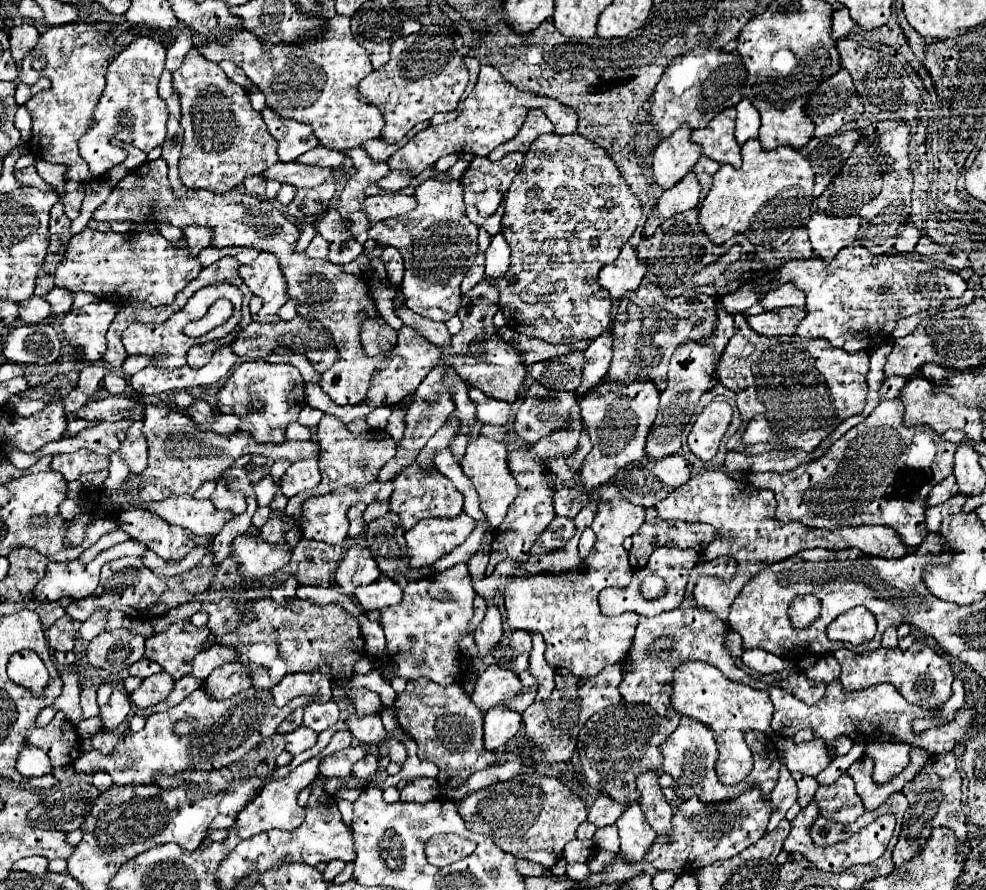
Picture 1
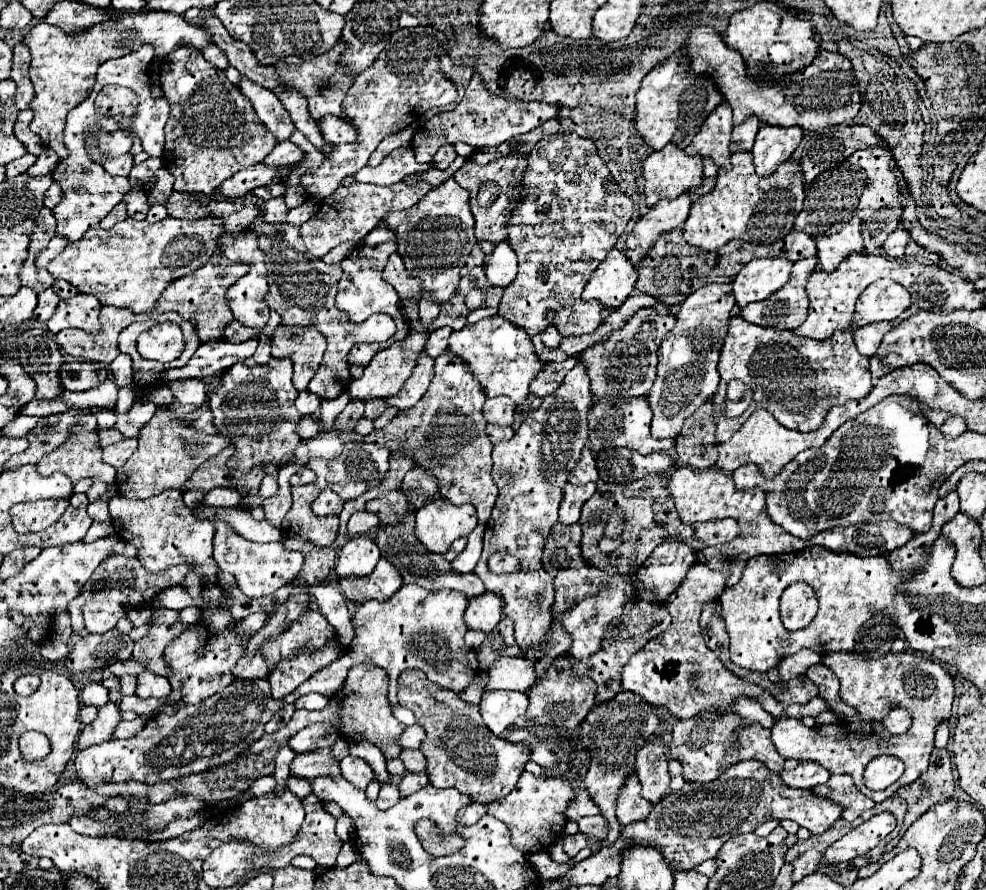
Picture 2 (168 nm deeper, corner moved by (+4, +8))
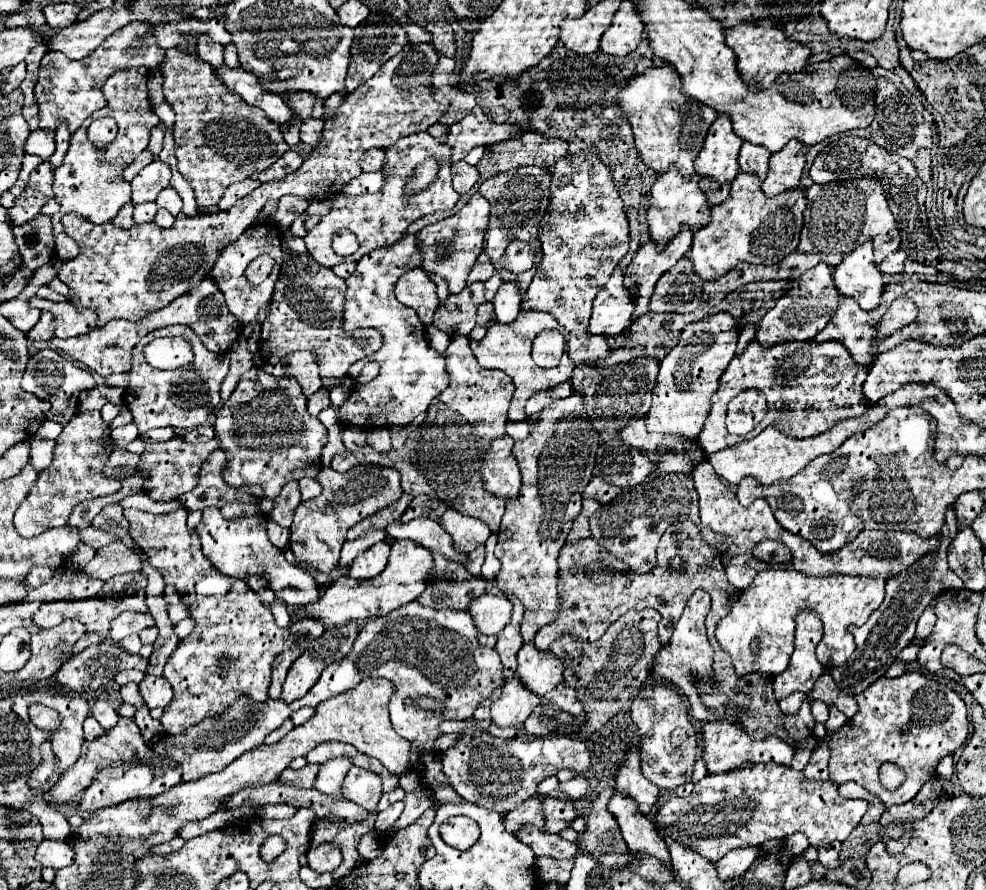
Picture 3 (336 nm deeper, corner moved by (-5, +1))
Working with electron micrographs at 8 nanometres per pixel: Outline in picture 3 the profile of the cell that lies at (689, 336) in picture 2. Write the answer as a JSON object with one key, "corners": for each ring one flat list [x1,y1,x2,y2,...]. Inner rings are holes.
{"corners":[[714,314,708,320,686,326,680,334,680,342,660,362,652,406,646,414,646,428,650,432,696,438,710,414,710,398,714,390,718,390,718,380,734,358,736,342,736,322,730,314]]}

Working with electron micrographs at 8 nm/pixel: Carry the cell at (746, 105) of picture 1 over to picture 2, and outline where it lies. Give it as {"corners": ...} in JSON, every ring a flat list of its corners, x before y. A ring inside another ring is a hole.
{"corners":[[751,115,749,119,745,119,745,123,739,123,733,127,733,135,731,135,731,151,751,151,755,135,759,129,759,119,755,115]]}

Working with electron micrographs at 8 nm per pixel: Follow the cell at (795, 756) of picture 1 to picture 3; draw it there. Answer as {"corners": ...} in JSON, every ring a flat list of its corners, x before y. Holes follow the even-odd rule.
{"corners":[[906,672,900,678,880,678,866,694,858,694,856,702,860,706,858,714,830,738,830,780,834,784,852,780,876,794,886,808,910,802,924,782,934,776,938,762,954,754,968,738,966,704,962,698,920,672],[884,762,898,764,906,772,906,780,894,792,882,788,878,780,878,770]]}

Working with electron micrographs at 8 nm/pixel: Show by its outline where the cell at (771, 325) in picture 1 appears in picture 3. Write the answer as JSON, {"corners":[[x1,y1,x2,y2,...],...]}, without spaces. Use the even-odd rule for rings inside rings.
{"corners":[[820,262,816,264,810,272,802,274,802,278,792,280,792,288,790,292,786,292,776,306,762,318,758,332,756,332,756,340,760,342,760,346,776,346,782,342,792,342,792,340,812,340,834,316,834,310,838,308,840,302,840,294,834,286,832,280,832,270]]}

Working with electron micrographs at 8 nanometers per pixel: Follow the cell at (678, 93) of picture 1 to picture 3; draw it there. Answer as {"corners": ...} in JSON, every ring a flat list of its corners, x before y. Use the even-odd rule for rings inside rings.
{"corners":[[672,66,648,68,644,74,636,74,626,82,626,86,618,92,616,102,628,116,634,132,634,144,644,164,658,174,664,174,670,166,676,166,682,176,692,178,694,160,718,114,710,106,682,94,680,88,680,76,672,70]]}

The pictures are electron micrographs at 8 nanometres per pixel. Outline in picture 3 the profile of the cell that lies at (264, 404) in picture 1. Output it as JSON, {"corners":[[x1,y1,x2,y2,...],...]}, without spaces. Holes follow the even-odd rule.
{"corners":[[256,366,242,376,234,394,222,404,222,408,216,410,214,430,216,440,226,452,228,460,222,472,226,484,232,488,258,484,264,490,264,498,276,498,282,486,290,480,300,480,304,476,316,478,322,468,322,448,328,442,328,432,324,430,322,422,308,414,306,396,302,394,298,382,294,378,276,378]]}

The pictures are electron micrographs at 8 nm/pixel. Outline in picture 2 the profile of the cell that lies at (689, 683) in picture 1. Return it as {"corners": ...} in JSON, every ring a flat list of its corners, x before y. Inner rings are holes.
{"corners":[[737,697,725,713,737,713,741,717,741,725,749,723,761,723,763,727,773,727,775,719,761,707,761,703,753,697]]}

